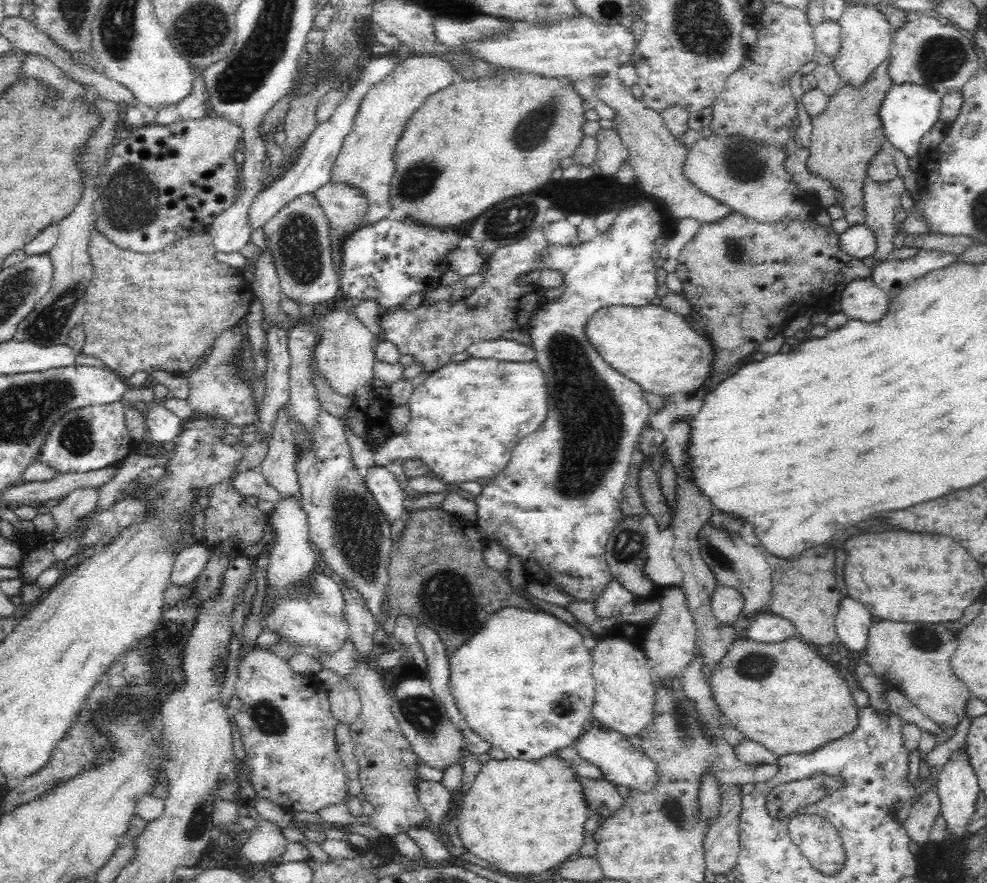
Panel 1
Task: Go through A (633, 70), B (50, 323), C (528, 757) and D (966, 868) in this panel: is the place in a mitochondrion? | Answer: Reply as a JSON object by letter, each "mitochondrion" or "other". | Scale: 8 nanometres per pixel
{"A":"other","B":"mitochondrion","C":"other","D":"mitochondrion"}

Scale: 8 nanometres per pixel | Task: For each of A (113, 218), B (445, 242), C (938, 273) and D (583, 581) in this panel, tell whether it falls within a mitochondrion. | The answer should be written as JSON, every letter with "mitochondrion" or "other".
{"A":"mitochondrion","B":"other","C":"other","D":"other"}

